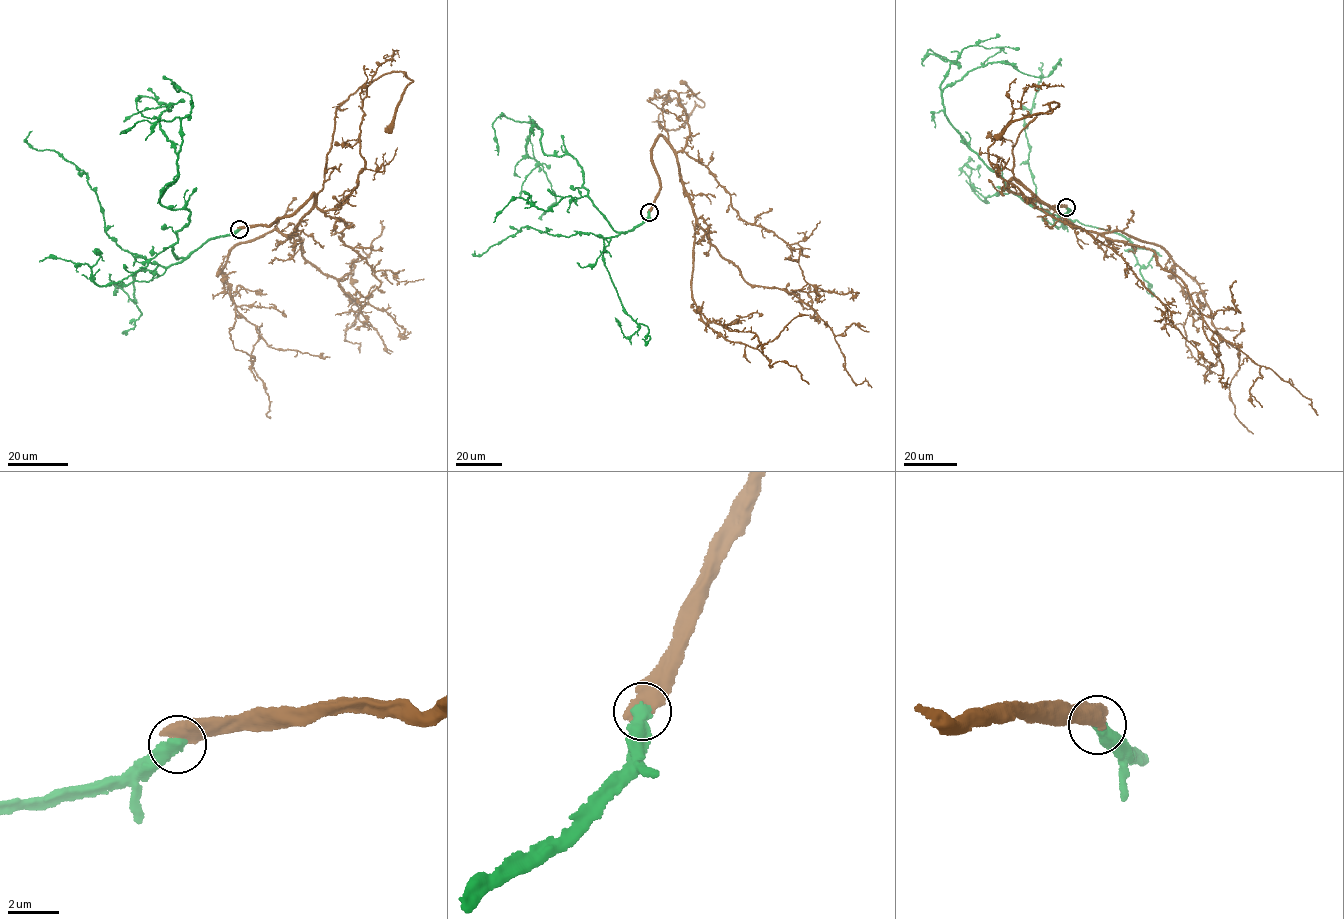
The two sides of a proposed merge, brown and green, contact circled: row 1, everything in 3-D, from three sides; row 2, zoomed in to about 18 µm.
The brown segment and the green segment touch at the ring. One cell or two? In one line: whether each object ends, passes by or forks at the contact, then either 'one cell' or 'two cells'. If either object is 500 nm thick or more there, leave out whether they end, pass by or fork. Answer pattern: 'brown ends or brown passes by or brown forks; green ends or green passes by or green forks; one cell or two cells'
two cells

